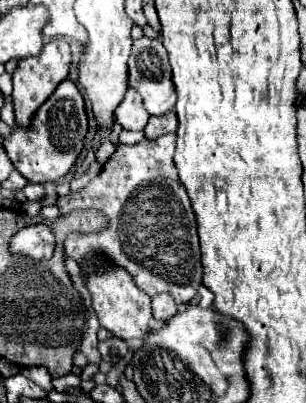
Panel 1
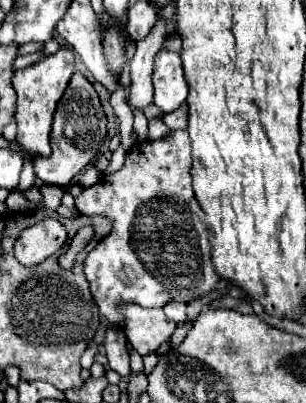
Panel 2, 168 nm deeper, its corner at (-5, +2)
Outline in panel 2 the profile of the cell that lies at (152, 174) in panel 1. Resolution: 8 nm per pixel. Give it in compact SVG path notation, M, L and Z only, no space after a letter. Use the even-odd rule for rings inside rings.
M171 131L167 139L143 141L131 147L125 155L125 165L119 171L75 197L75 207L83 215L103 215L113 221L113 231L87 255L85 275L99 311L107 315L109 323L115 327L121 327L125 321L125 317L115 317L115 307L119 305L135 303L141 307L165 307L173 299L183 299L187 303L211 293L221 281L211 263L209 235L203 221L205 213L193 195L191 161L191 141L187 131Z

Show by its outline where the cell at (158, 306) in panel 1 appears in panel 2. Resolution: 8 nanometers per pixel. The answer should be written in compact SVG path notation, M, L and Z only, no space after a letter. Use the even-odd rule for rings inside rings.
M169 301L169 305L165 305L163 311L175 323L183 323L187 319L187 305L183 301Z

